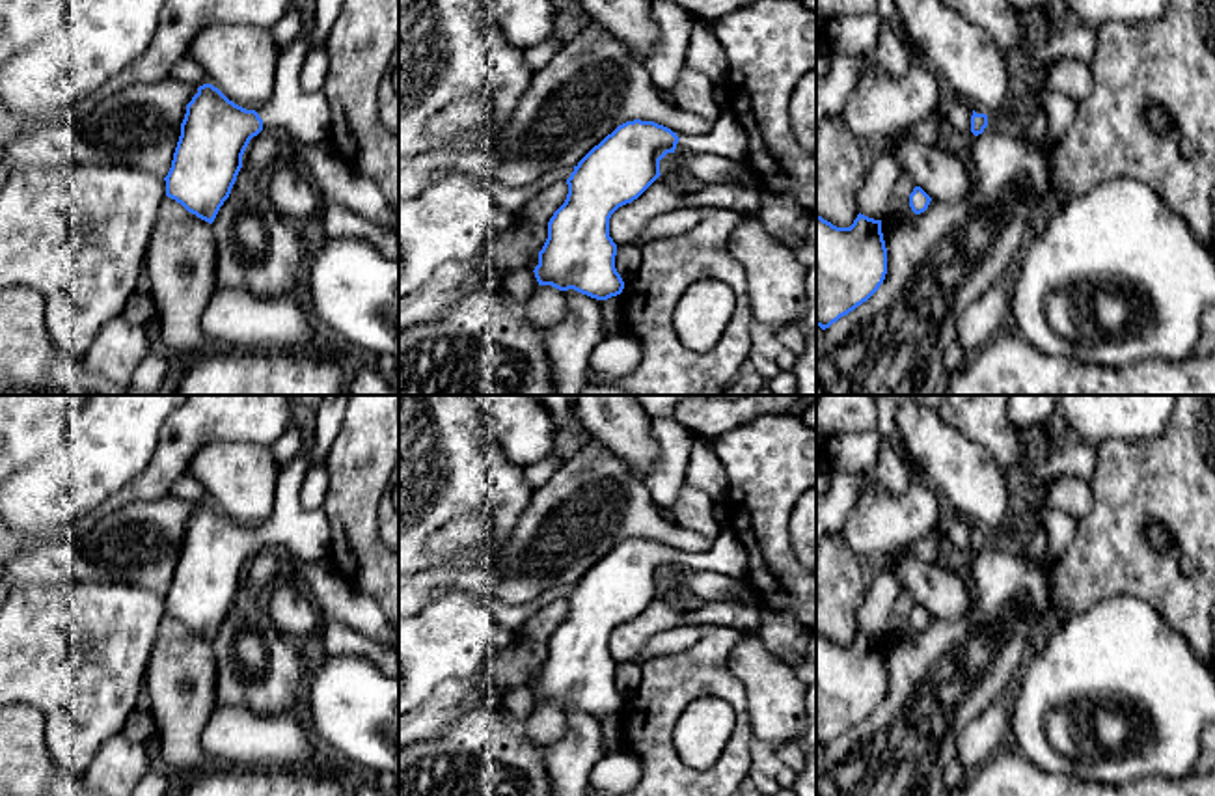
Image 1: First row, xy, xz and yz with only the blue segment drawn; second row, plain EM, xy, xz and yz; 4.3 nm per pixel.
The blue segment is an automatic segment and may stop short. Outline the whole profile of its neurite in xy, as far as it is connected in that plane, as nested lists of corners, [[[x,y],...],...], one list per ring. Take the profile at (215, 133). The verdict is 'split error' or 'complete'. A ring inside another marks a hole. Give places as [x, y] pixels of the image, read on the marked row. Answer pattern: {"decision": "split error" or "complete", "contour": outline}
{"decision": "split error", "contour": [[[293,0],[302,13],[302,30],[294,41],[281,50],[270,101],[255,110],[246,110],[229,101],[212,84],[203,84],[186,104],[181,123],[181,136],[173,153],[166,181],[166,196],[181,203],[188,213],[212,224],[220,207],[229,198],[237,175],[242,168],[242,155],[253,136],[265,127],[276,134],[289,134],[304,144],[330,142],[330,106],[321,91],[300,88],[300,69],[311,52],[311,34],[315,30],[315,0]]]}

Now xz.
{"decision": "split error", "contour": [[[730,110],[721,112],[710,132],[689,138],[678,138],[654,121],[634,119],[619,125],[567,179],[567,199],[548,222],[548,239],[533,270],[539,285],[574,289],[596,300],[622,293],[609,218],[662,175],[660,160],[667,153],[714,153],[744,162],[747,132]]]}

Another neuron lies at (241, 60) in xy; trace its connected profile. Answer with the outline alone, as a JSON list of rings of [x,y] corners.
[[[246,24],[207,26],[188,45],[188,56],[205,69],[209,84],[255,112],[274,93],[280,54],[272,30]]]

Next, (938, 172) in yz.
[[[887,136],[880,145],[894,147],[906,175],[932,199],[956,203],[973,190],[973,181],[963,162],[945,147],[926,145],[919,140]]]

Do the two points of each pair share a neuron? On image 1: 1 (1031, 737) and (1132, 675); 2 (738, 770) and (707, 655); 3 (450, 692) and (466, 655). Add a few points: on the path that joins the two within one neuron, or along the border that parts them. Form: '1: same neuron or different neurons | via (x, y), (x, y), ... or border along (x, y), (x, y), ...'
1: same neuron | via (1040, 707), (1072, 675), (1102, 675)
2: same neuron | via (738, 742), (742, 737), (740, 707), (722, 683)
3: different neurons | border along (494, 653), (472, 677), (440, 681), (422, 703)

